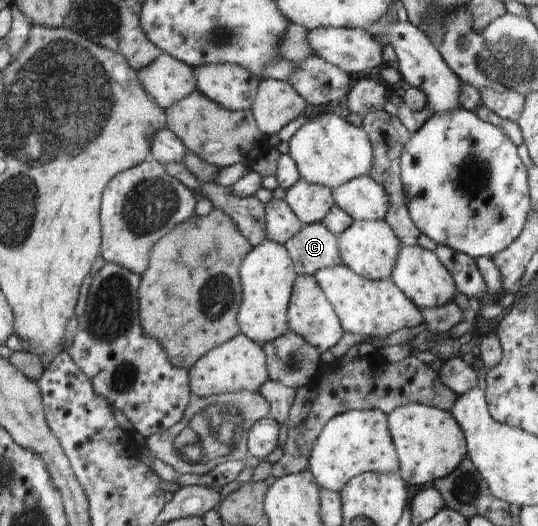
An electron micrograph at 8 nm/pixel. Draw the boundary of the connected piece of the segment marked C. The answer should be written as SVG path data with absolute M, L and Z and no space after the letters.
M306 224L283 245L294 261L297 275L314 276L318 270L341 263L337 237L320 224Z

